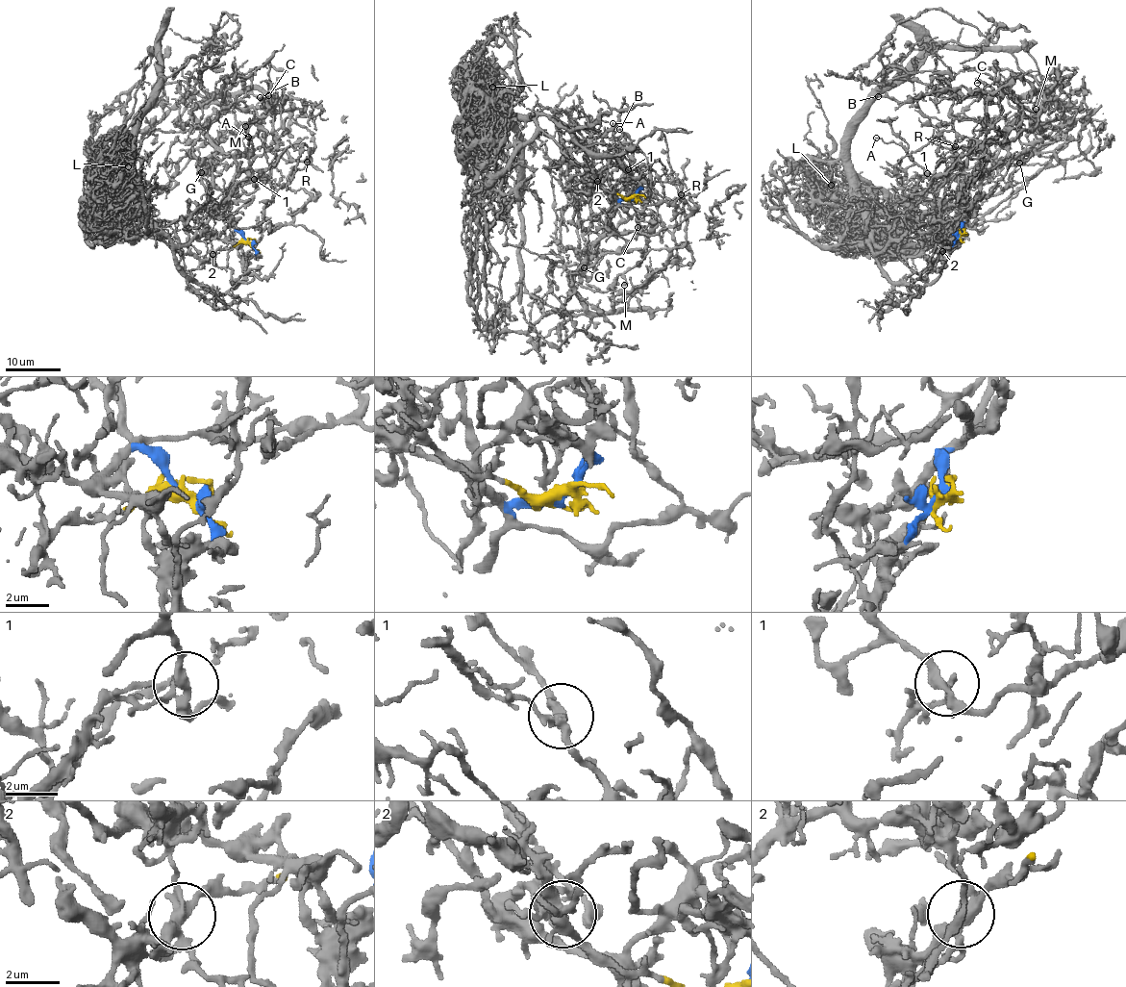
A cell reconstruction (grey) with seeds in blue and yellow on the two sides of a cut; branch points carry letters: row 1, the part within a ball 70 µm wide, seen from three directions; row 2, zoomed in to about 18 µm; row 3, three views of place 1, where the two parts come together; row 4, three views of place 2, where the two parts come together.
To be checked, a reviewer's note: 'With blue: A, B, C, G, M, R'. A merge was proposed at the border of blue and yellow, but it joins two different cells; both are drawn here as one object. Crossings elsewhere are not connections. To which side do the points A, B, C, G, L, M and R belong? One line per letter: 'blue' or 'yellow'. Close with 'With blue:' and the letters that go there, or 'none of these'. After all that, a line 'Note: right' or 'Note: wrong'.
A: blue
B: blue
C: blue
G: blue
L: yellow
M: blue
R: blue
With blue: A, B, C, G, M, R
Note: right

